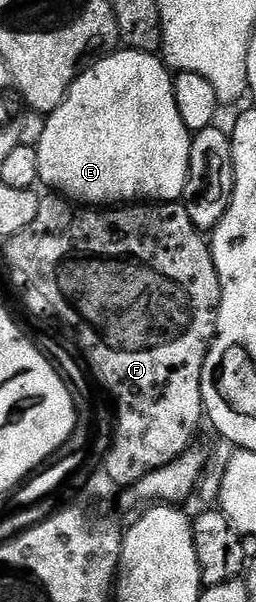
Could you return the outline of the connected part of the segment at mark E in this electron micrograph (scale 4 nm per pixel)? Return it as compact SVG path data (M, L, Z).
M116 50L109 56L96 59L92 68L84 67L75 81L67 89L67 97L57 106L57 110L46 117L47 125L37 141L37 166L39 167L39 184L47 187L80 206L123 206L128 202L179 202L182 201L187 171L189 170L189 154L193 133L181 122L181 114L177 114L177 98L173 98L172 69L156 53L137 52L134 50Z

